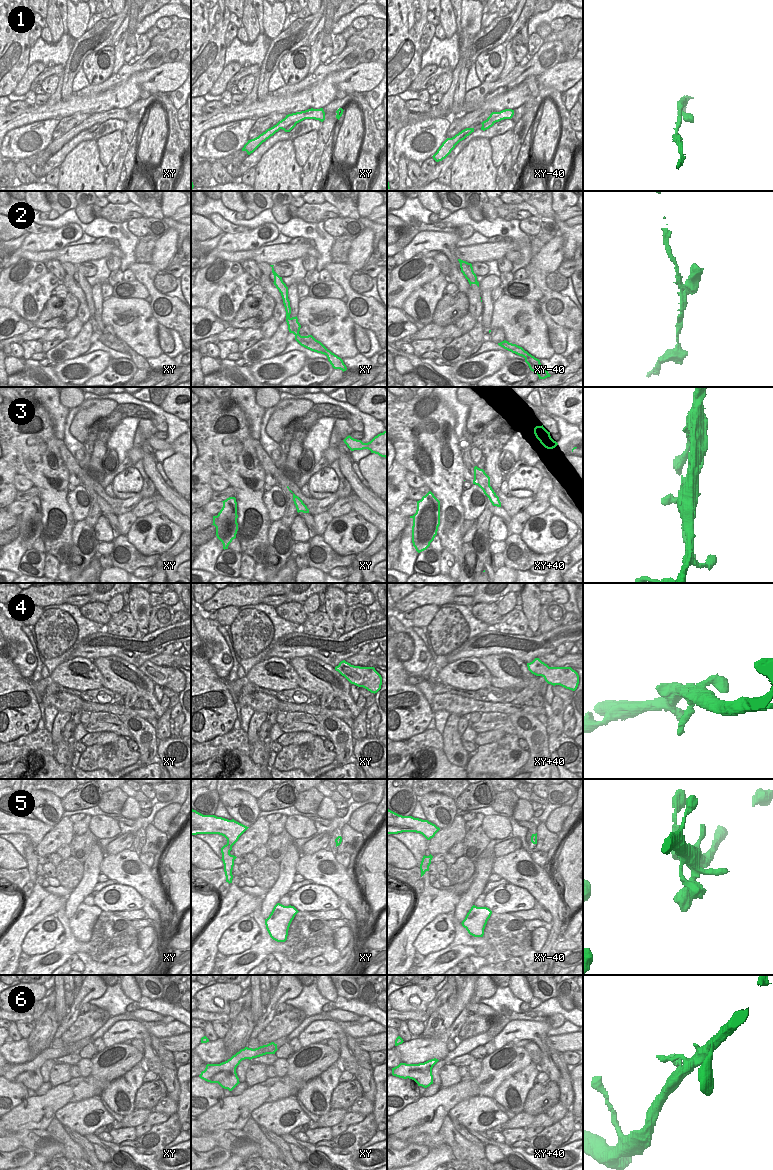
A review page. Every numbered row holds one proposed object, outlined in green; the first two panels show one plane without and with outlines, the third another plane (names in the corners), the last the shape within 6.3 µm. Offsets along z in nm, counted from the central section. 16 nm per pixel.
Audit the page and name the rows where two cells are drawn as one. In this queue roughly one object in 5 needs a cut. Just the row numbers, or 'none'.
none

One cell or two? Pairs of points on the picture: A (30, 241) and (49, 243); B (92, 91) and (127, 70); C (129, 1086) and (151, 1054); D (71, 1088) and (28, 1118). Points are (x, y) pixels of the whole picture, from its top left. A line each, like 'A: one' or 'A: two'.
A: one
B: one
C: two
D: one

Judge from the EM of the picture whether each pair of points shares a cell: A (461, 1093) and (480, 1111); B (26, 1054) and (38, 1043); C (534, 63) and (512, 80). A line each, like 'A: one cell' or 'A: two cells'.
A: two cells
B: two cells
C: one cell

